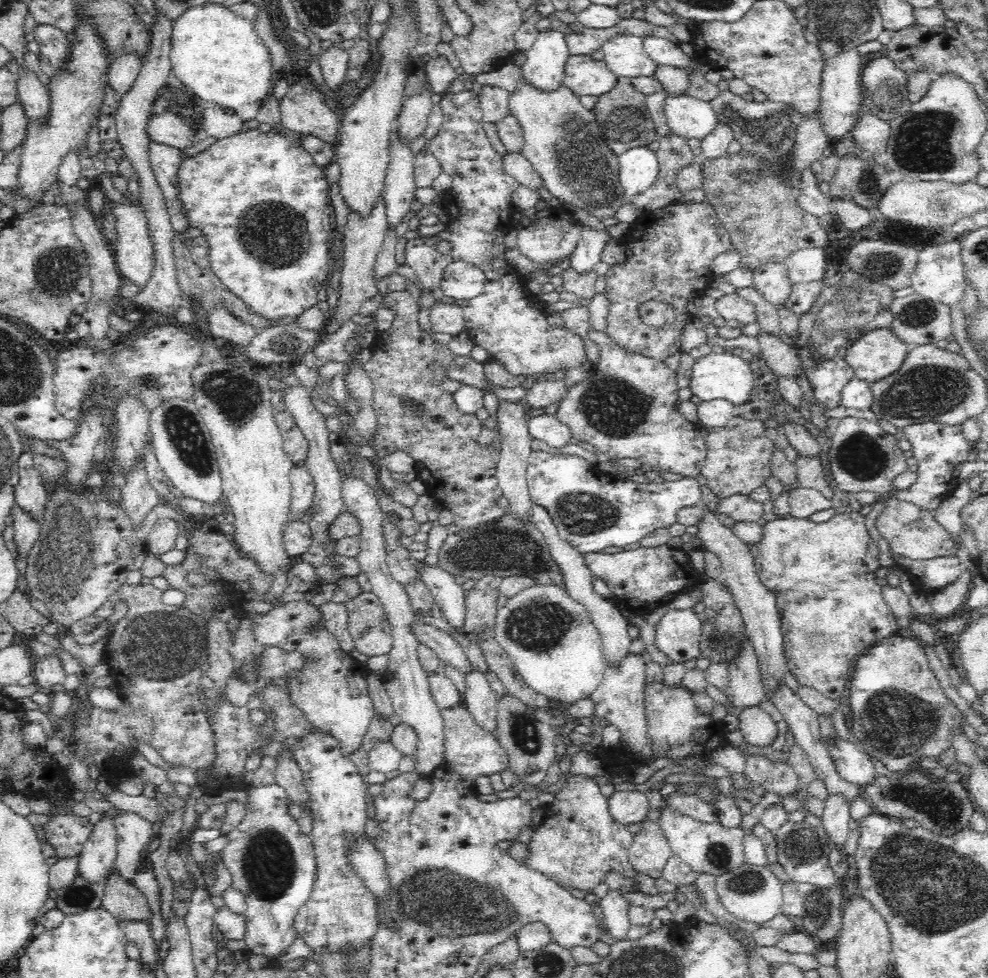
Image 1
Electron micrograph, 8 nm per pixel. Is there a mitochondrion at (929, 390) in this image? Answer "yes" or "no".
yes

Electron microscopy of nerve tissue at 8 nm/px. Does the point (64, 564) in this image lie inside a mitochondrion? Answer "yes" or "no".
yes

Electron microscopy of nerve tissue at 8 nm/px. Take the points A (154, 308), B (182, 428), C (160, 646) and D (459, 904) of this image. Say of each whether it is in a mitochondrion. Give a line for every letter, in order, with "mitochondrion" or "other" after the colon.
A: other
B: mitochondrion
C: mitochondrion
D: mitochondrion

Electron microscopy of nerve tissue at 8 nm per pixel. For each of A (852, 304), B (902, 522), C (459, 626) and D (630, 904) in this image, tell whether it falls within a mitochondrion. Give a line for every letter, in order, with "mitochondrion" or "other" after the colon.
A: mitochondrion
B: other
C: other
D: other

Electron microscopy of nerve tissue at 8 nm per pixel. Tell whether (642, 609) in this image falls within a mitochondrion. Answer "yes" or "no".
no

